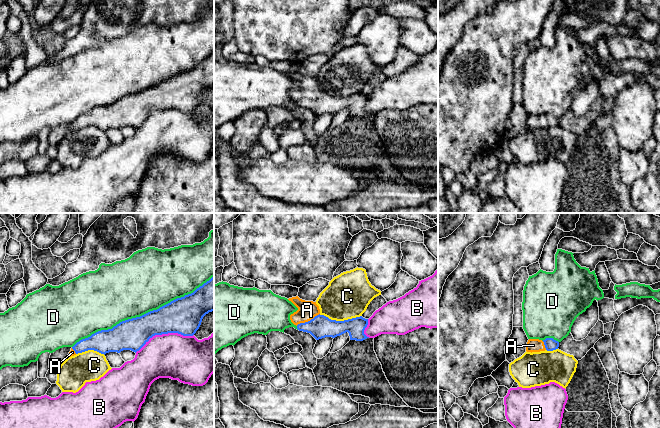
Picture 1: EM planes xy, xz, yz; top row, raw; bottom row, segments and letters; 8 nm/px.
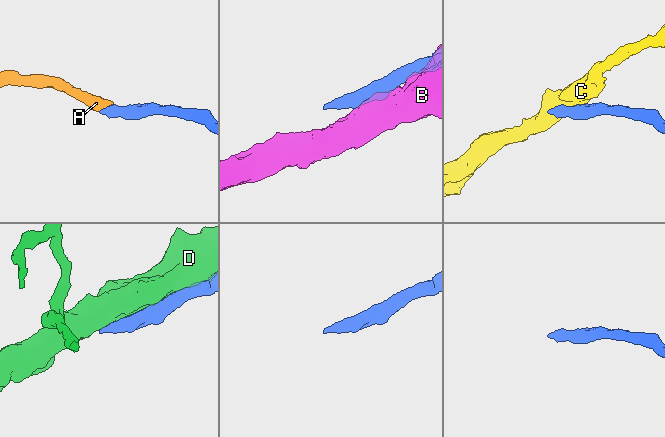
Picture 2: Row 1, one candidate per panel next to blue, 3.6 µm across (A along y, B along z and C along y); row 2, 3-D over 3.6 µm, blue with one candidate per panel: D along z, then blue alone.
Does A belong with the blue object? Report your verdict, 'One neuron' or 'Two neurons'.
One neuron

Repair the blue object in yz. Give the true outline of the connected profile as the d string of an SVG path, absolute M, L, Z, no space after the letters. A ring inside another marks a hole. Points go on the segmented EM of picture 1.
M546 338L545 340L529 339L526 344L527 352L553 351L558 349L559 342L553 338Z

